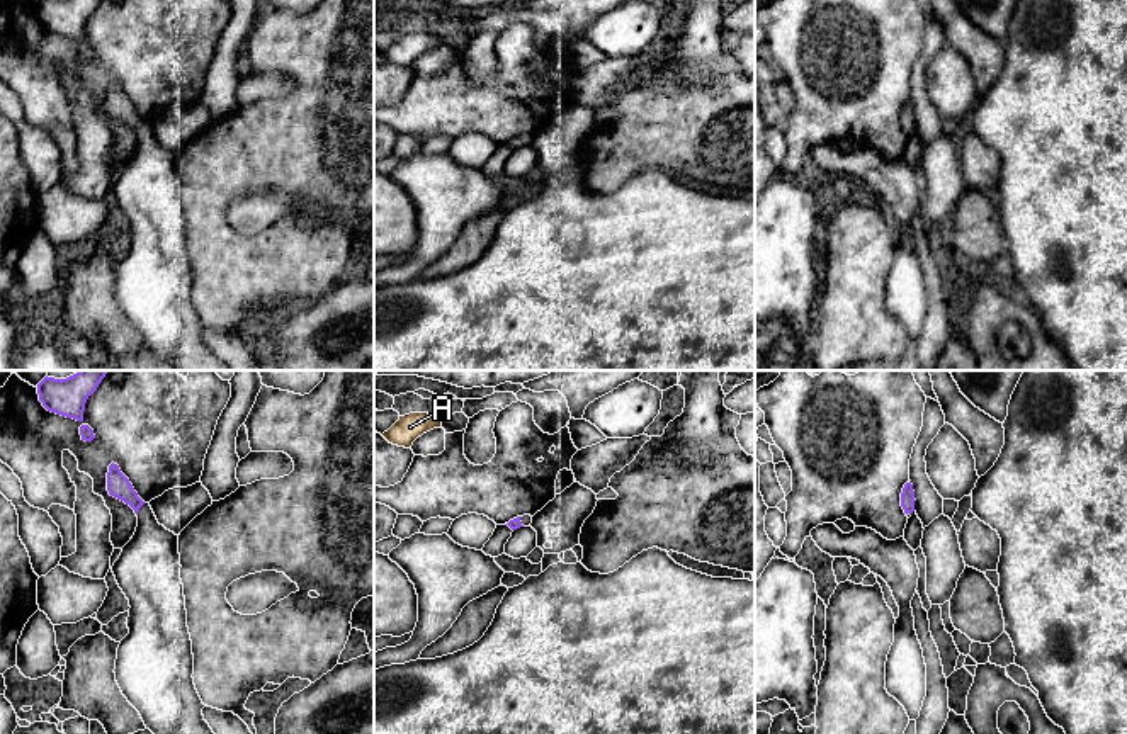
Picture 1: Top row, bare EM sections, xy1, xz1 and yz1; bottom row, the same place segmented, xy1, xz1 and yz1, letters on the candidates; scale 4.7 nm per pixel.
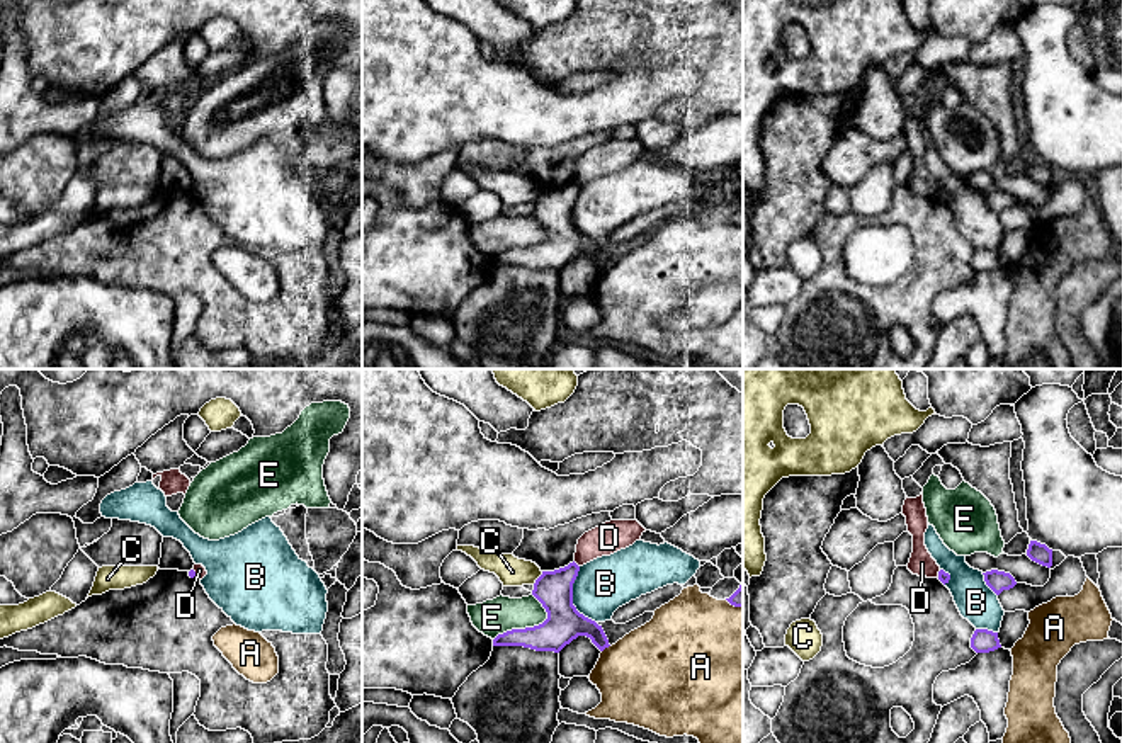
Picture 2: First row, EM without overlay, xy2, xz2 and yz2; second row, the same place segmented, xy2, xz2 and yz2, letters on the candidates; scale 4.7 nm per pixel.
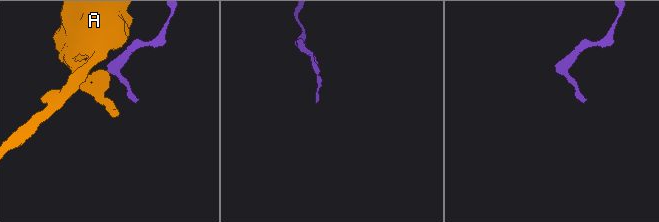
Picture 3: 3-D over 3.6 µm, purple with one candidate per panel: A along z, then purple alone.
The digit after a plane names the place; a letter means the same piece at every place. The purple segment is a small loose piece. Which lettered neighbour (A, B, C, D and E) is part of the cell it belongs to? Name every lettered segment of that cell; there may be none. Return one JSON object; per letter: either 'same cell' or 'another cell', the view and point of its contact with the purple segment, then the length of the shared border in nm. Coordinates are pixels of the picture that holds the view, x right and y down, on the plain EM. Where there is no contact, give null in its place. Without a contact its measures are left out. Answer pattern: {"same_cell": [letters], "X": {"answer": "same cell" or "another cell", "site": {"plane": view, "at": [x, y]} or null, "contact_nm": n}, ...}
{"same_cell": [], "A": {"answer": "another cell", "site": {"plane": "xz2", "at": [606, 266]}, "contact_nm": 50}, "B": {"answer": "another cell", "site": {"plane": "xz2", "at": [572, 216]}, "contact_nm": 280}, "C": {"answer": "another cell", "site": {"plane": "xz2", "at": [538, 198]}, "contact_nm": 80}, "D": {"answer": "another cell", "site": {"plane": "xz2", "at": [577, 184]}, "contact_nm": 40}, "E": {"answer": "another cell", "site": {"plane": "xz2", "at": [526, 247]}, "contact_nm": 300}}

